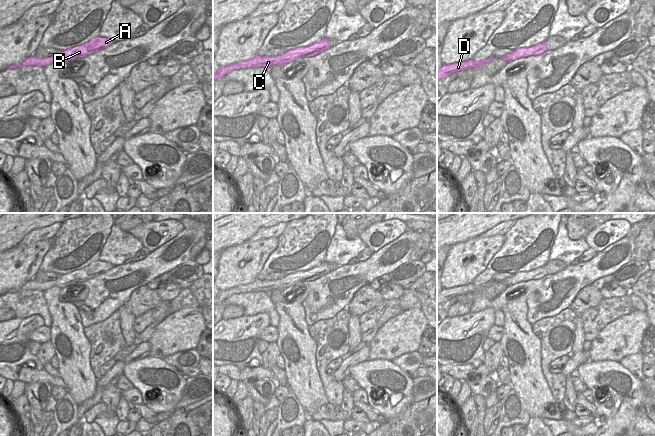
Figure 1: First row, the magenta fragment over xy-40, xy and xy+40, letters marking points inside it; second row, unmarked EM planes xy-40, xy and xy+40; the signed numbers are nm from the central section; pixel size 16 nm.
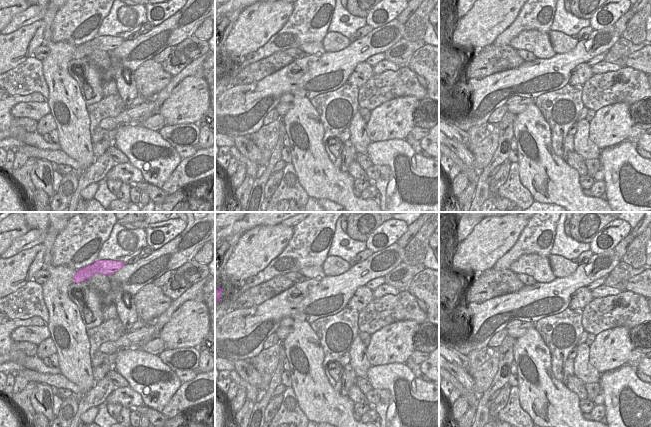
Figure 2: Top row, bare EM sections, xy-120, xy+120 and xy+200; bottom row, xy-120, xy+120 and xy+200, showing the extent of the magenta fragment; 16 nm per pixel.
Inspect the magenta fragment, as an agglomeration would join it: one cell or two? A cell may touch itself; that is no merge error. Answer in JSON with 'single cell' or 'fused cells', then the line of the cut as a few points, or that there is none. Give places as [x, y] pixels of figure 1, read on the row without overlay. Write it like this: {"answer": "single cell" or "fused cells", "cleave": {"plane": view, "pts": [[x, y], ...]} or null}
{"answer": "single cell", "cleave": null}

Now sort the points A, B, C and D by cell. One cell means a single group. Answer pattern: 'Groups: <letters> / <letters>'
Groups: A B C D

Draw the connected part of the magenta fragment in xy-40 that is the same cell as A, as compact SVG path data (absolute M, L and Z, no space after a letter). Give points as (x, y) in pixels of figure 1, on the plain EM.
M95 261L92 262L90 265L75 270L73 272L59 275L59 277L55 280L46 281L46 282L38 282L34 279L30 280L26 284L22 285L20 288L12 288L7 293L16 293L25 290L39 290L39 291L46 291L52 287L59 287L60 289L67 287L71 284L84 282L88 279L97 277L102 275L112 269L114 266L109 262L103 261Z

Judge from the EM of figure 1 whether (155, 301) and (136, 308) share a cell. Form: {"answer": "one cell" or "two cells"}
{"answer": "one cell"}

